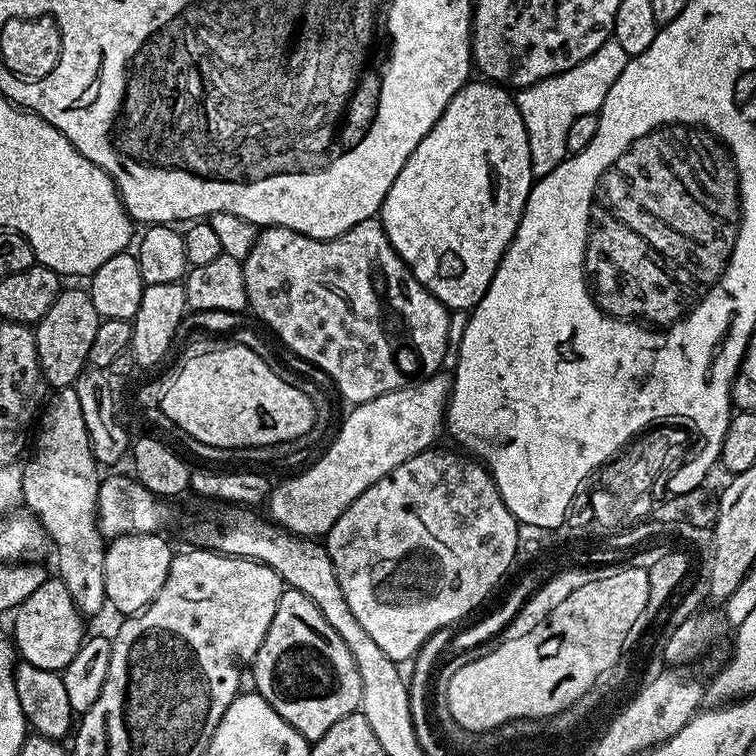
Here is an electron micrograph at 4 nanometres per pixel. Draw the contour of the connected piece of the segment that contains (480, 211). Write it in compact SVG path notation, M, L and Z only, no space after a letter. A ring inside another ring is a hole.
M476 78L464 84L462 90L458 90L458 94L454 94L454 98L450 98L450 102L444 113L438 118L438 122L429 130L426 138L422 138L422 142L418 142L418 146L410 154L410 158L406 158L398 178L394 178L394 186L390 186L390 190L382 202L378 219L383 224L394 250L412 271L413 278L423 288L430 290L430 294L434 294L434 298L438 298L438 302L442 302L449 310L471 310L476 307L482 294L486 294L486 290L498 270L500 260L506 254L506 250L518 230L518 222L524 213L526 198L530 194L533 183L530 142L526 138L526 126L522 122L522 114L518 114L515 95L499 83Z

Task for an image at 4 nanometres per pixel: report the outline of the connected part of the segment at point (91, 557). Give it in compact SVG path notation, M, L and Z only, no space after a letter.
M75 387L57 389L49 397L37 430L34 452L21 469L22 502L35 515L47 533L53 551L56 550L57 577L70 590L76 608L90 616L106 604L103 567L107 543L100 533L96 516L100 470L93 458Z

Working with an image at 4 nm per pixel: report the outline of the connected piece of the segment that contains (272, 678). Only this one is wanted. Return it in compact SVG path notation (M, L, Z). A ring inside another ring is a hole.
M293 588L280 595L270 630L266 630L266 638L250 665L251 672L258 695L310 742L322 738L338 718L360 708L362 678L346 642L322 618L320 607Z

